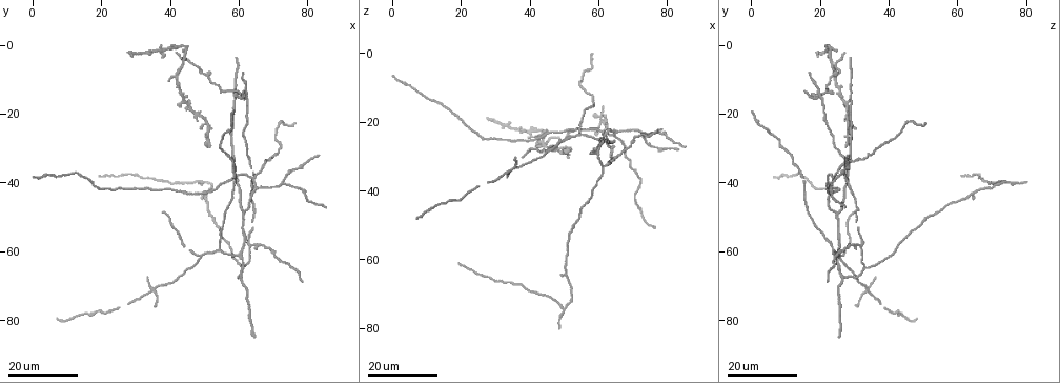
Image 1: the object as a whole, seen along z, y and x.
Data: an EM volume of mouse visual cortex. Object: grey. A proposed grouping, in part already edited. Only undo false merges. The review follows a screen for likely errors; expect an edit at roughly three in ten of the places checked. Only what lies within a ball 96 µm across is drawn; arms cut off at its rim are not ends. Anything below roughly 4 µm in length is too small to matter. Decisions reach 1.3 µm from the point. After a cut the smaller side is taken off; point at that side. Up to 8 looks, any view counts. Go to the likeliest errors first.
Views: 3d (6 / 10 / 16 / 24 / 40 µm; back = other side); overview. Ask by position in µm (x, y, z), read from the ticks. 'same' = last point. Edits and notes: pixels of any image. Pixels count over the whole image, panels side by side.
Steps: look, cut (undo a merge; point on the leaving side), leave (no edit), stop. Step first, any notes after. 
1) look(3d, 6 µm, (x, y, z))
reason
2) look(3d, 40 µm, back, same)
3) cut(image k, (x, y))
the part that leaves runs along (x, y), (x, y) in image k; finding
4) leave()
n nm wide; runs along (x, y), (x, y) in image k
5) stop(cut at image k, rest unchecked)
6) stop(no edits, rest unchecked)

look(3d, 16 µm, (35.5, 72.0, 33.0))
looks like a crossing

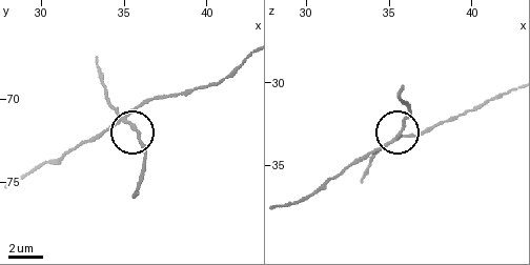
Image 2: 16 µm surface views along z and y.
look(3d, 6 µm, (34.9, 71.4, 33.8))

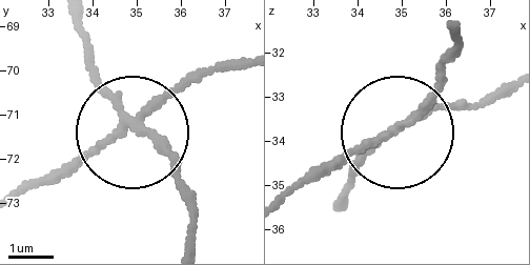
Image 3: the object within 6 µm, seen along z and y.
cut(image 3, (97, 74))
the part that leaves runs along (134, 122), (183, 189), (190, 246) in image 3; two neurons meet here

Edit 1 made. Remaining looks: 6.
look(overview)

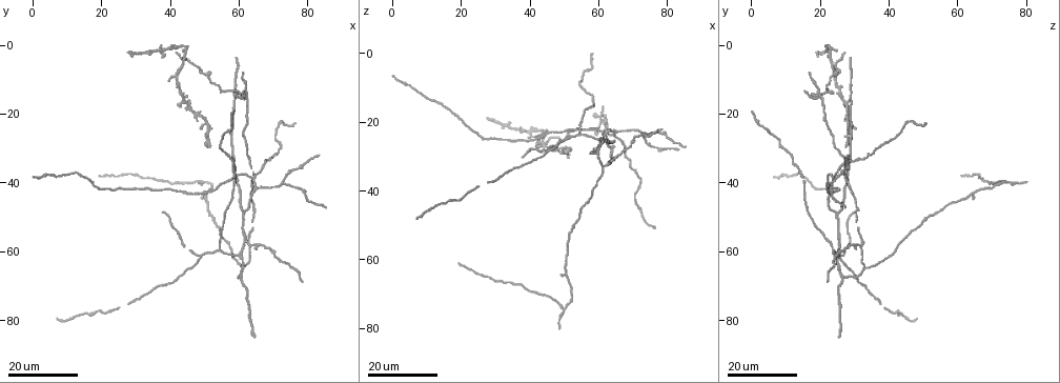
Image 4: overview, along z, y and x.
look(3d, 24 µm, (50.0, 39.5, 74.5))
a fork

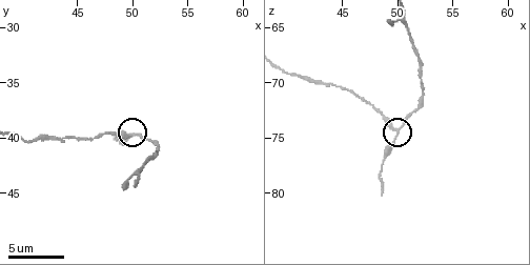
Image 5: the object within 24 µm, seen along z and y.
look(3d, 6 µm, (49.8, 39.8, 74.2))

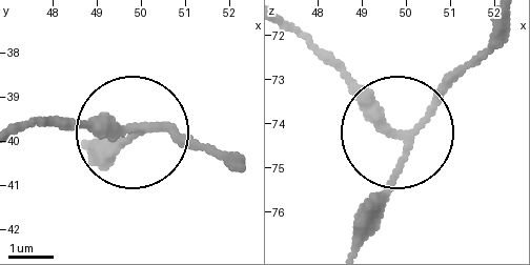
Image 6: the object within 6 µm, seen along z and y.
leave()
side arm 7 µm; runs along (503, 21), (487, 55), (408, 130), (363, 247) in image 6; one neuron here

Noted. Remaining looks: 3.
look(3d, 16 µm, (54.5, 60.0, 24.0))
three arms meet

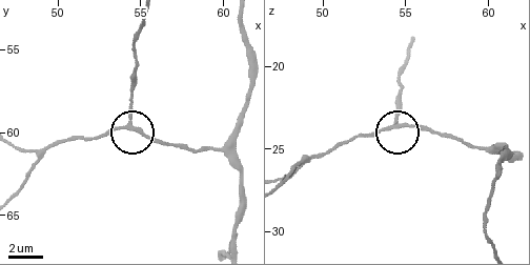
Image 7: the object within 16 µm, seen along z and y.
look(3d, 10 µm, (54.3, 59.5, 23.6))

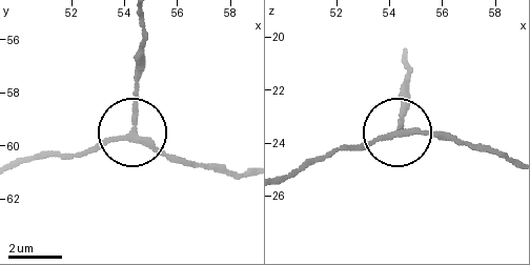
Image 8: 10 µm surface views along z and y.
leave()
runs along (508, 160), (420, 130), (400, 130), (400, 113) in image 8; continuous, no second neuron

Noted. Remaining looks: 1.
stop(cut at image 3, rest unchecked)

